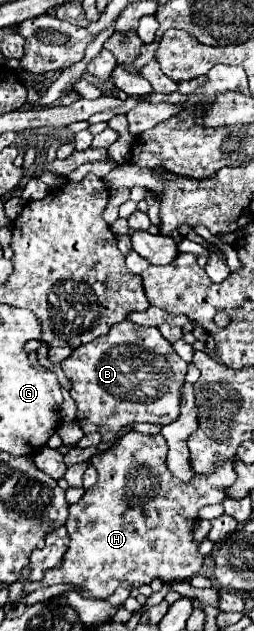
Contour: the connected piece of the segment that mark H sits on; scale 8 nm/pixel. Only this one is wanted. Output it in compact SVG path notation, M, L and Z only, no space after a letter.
M128 432L112 450L94 456L90 462L98 468L96 484L100 486L86 490L82 500L70 506L70 546L62 558L62 564L46 570L42 582L28 582L30 566L26 566L26 570L22 570L22 578L18 578L18 582L24 584L22 596L38 588L72 584L76 588L84 588L88 592L88 598L108 598L118 586L142 586L150 584L154 578L160 578L162 582L194 578L202 568L202 556L198 554L198 546L192 542L192 530L198 518L198 510L202 506L220 504L224 500L222 490L236 480L232 460L222 464L212 476L194 476L190 484L184 484L166 468L166 440L162 438L162 434L146 436L140 432Z

